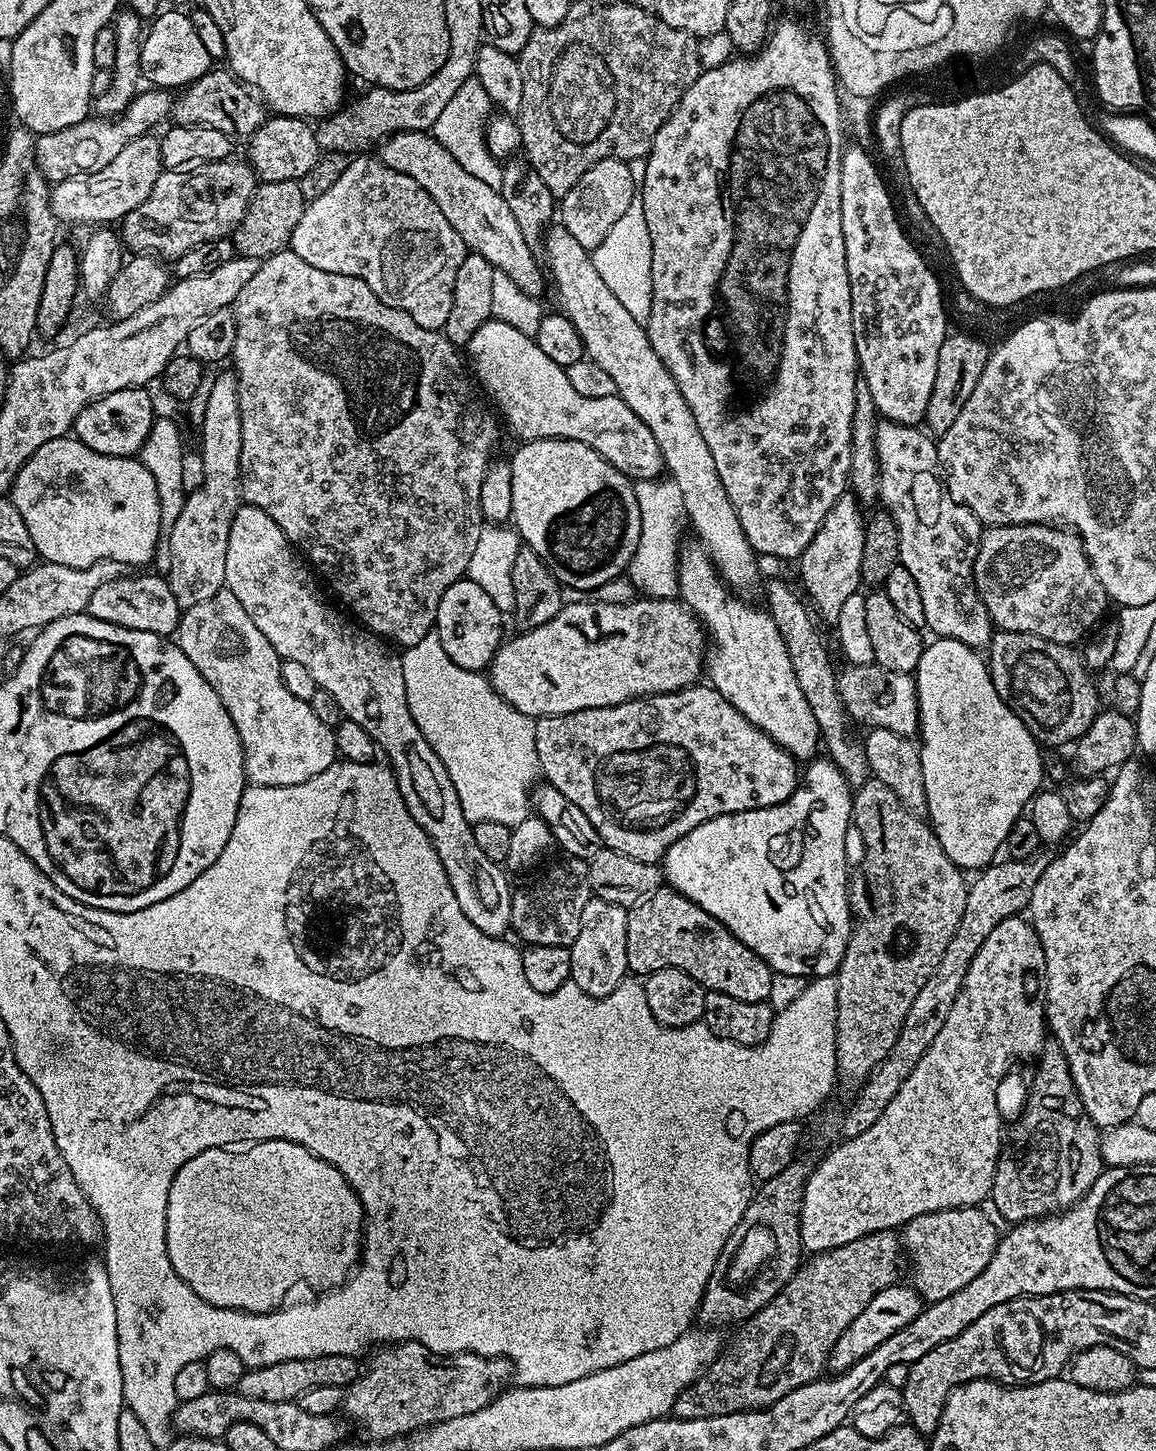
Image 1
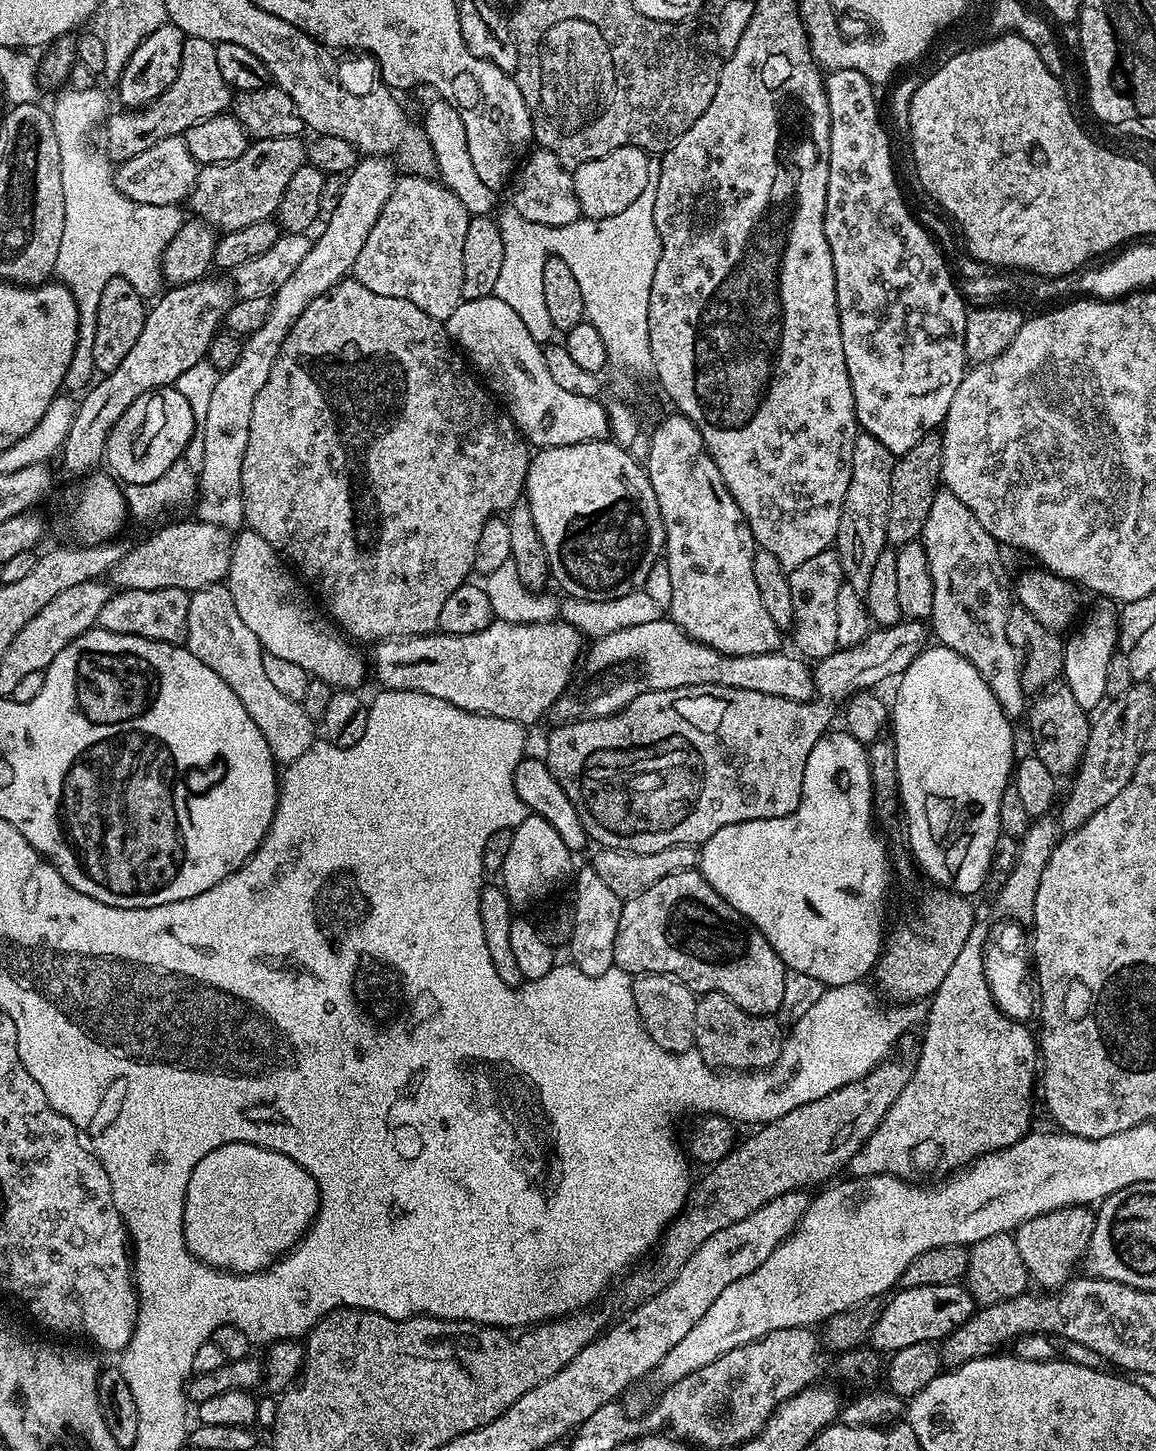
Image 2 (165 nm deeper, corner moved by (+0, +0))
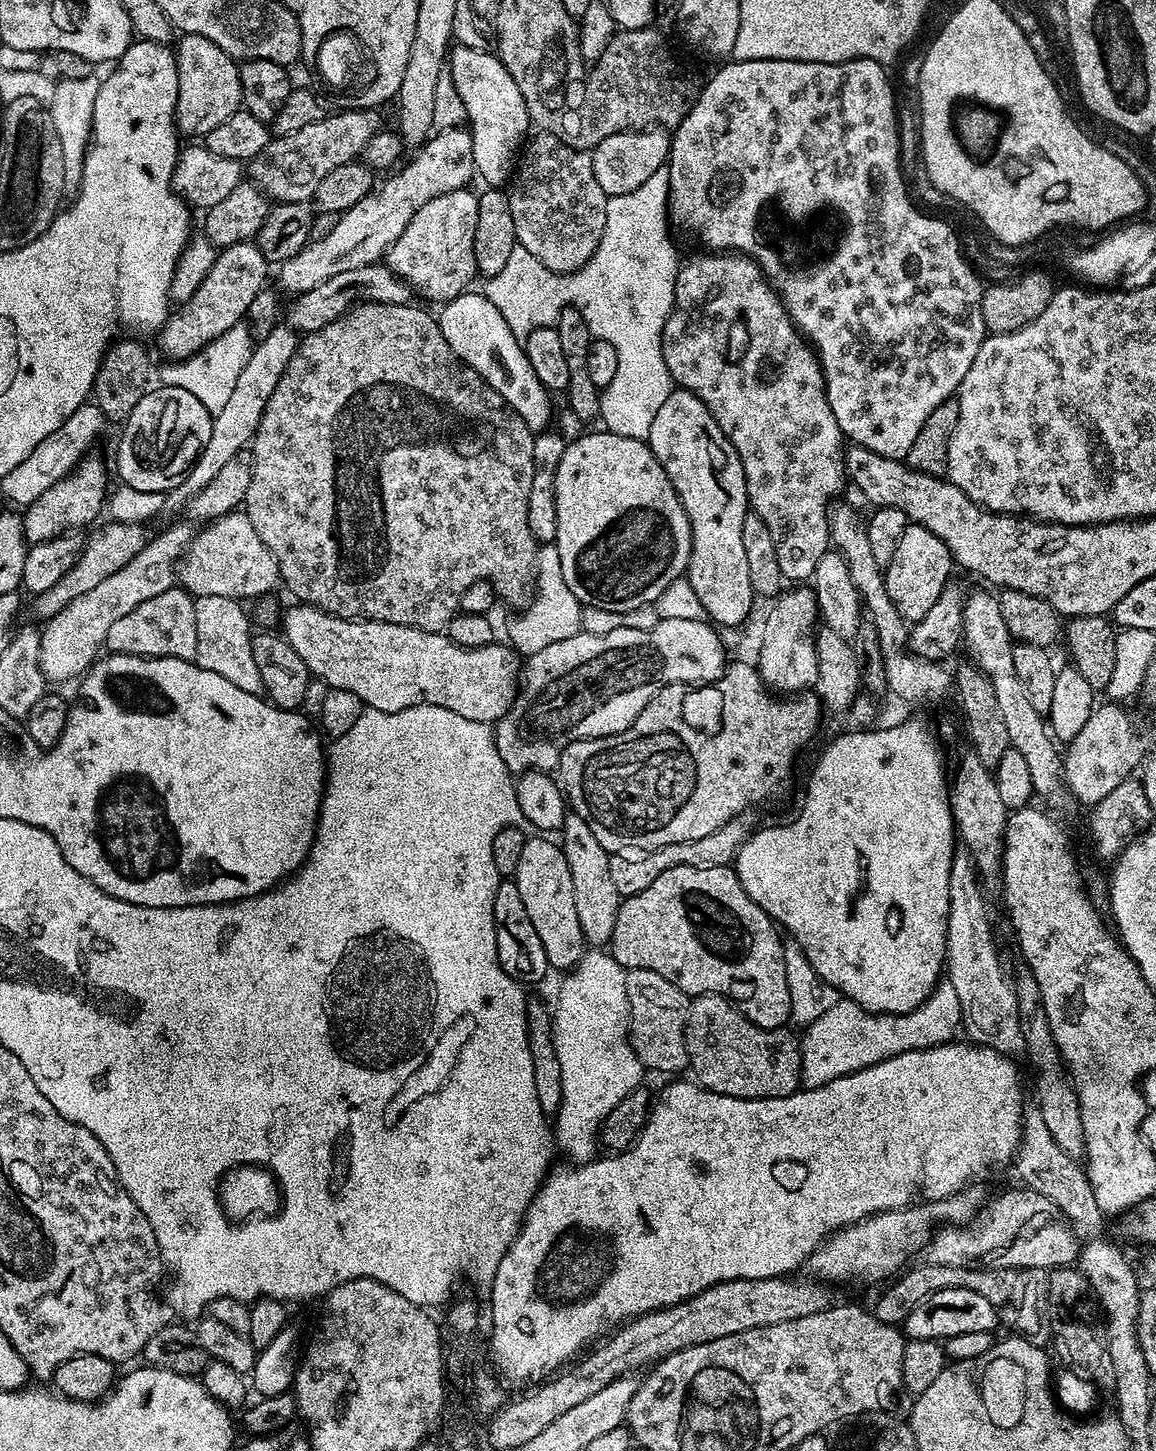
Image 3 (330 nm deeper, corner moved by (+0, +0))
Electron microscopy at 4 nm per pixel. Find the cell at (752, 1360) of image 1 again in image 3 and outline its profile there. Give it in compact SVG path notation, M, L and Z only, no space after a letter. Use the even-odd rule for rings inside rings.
M931 1262L923 1263L917 1268L909 1267L897 1275L887 1285L889 1288L877 1298L876 1305L871 1305L870 1310L878 1318L878 1322L903 1325L910 1310L914 1310L918 1302L930 1298L930 1294L938 1294L938 1290L950 1290L951 1288L974 1290L974 1294L982 1294L986 1302L997 1306L1003 1306L1013 1299L1012 1291L1016 1288L1017 1273L1011 1268L963 1268L962 1266L938 1266Z

